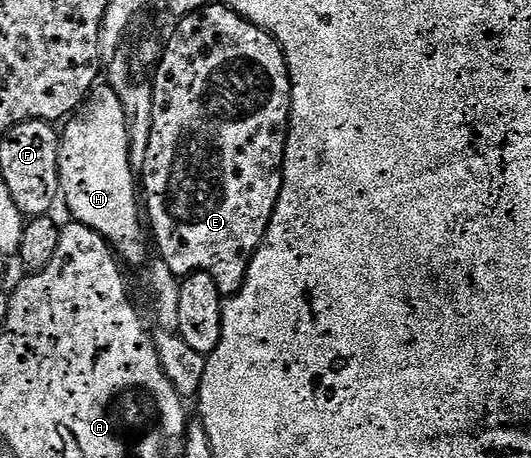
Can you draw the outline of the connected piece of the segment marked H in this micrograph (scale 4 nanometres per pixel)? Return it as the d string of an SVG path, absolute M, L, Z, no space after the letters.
M108 86L94 87L85 103L73 113L71 119L60 129L59 162L57 173L61 176L60 195L63 204L69 207L69 212L78 224L85 224L95 230L109 243L110 249L126 265L141 264L151 248L145 245L147 228L143 223L143 204L139 199L139 180L135 175L132 160L129 157L129 130L125 120L123 102L119 94Z

